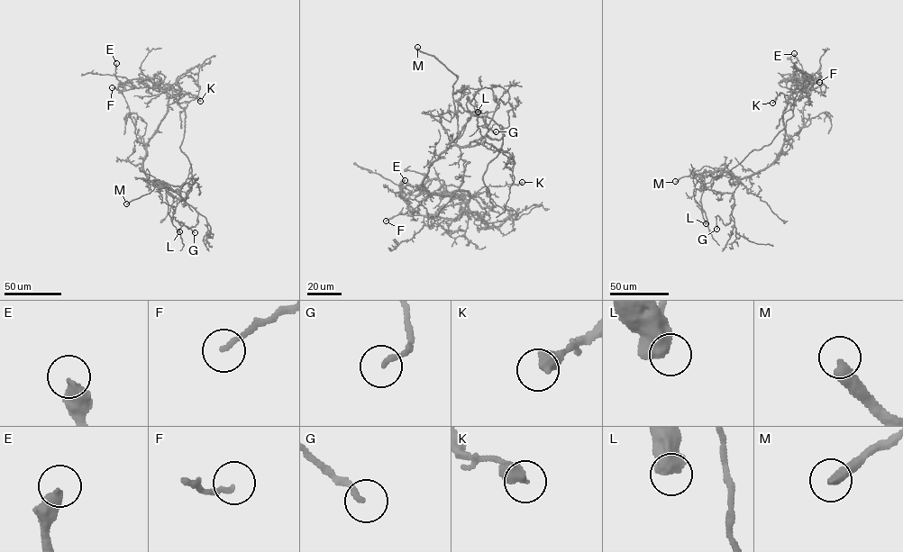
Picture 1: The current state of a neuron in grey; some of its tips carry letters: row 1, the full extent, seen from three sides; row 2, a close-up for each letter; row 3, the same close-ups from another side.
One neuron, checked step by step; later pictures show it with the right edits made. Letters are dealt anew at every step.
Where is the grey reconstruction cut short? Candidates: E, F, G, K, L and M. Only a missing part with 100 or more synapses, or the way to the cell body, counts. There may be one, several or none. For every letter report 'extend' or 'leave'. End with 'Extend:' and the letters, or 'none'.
E: leave
F: leave
G: leave
K: leave
L: leave
M: extend
Extend: M

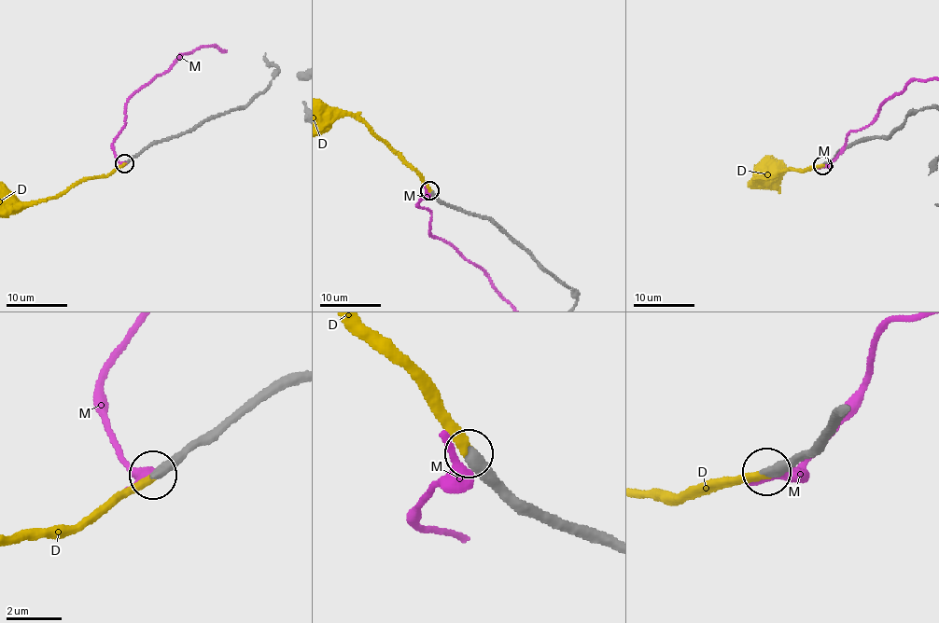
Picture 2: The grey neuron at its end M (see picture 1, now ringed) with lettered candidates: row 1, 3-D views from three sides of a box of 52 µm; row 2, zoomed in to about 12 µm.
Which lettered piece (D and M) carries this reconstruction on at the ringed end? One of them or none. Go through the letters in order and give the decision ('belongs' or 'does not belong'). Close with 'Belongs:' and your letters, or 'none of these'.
D: belongs
M: does not belong
Belongs: D

